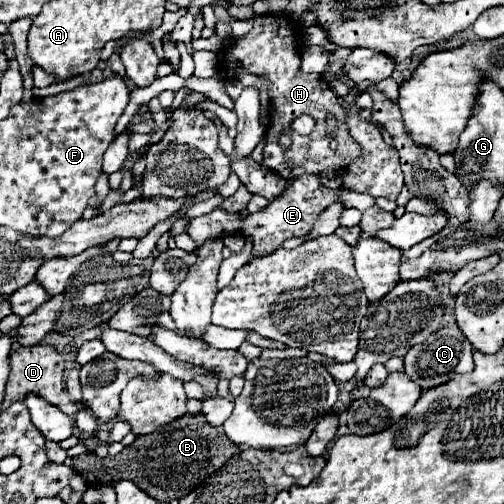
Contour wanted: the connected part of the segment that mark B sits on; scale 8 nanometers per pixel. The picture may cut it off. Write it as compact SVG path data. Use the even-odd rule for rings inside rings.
M185 415L181 421L151 433L149 437L137 437L129 447L125 447L115 457L99 459L95 453L83 453L73 457L71 467L85 479L89 487L95 485L115 485L117 481L129 479L149 497L169 503L171 499L181 499L185 493L201 485L211 473L215 473L239 447L229 443L223 427L211 427L203 415Z

